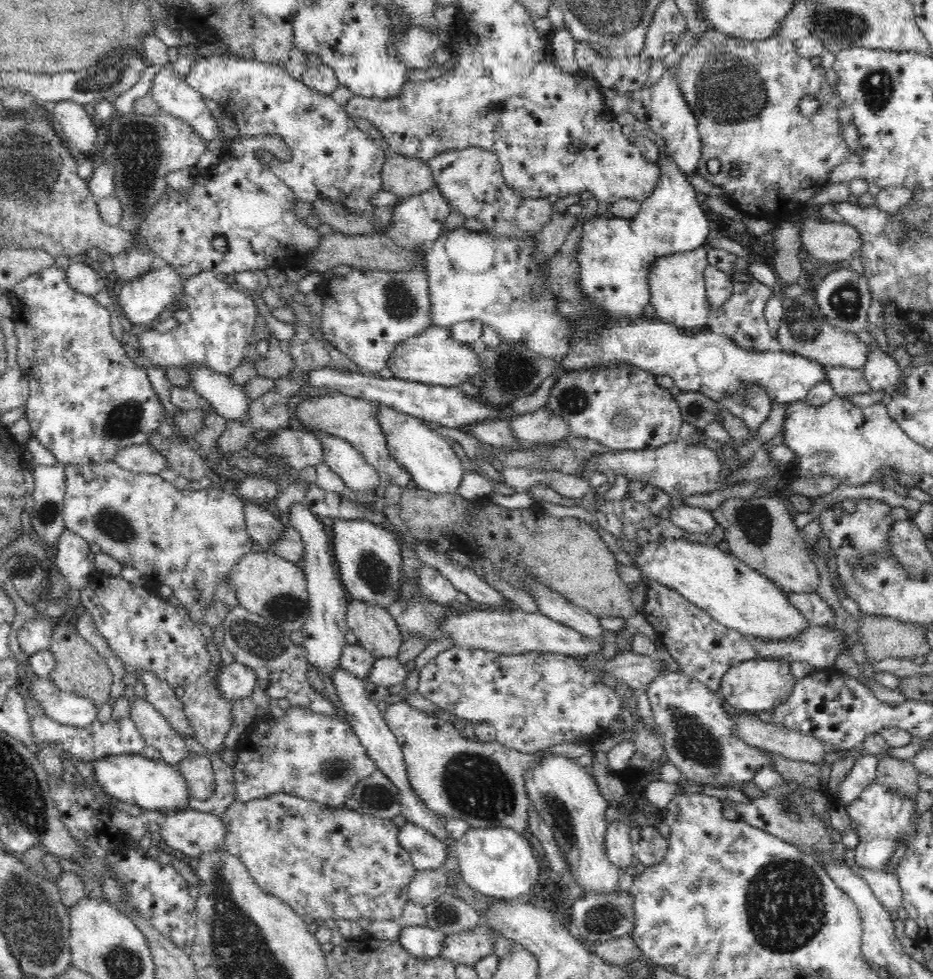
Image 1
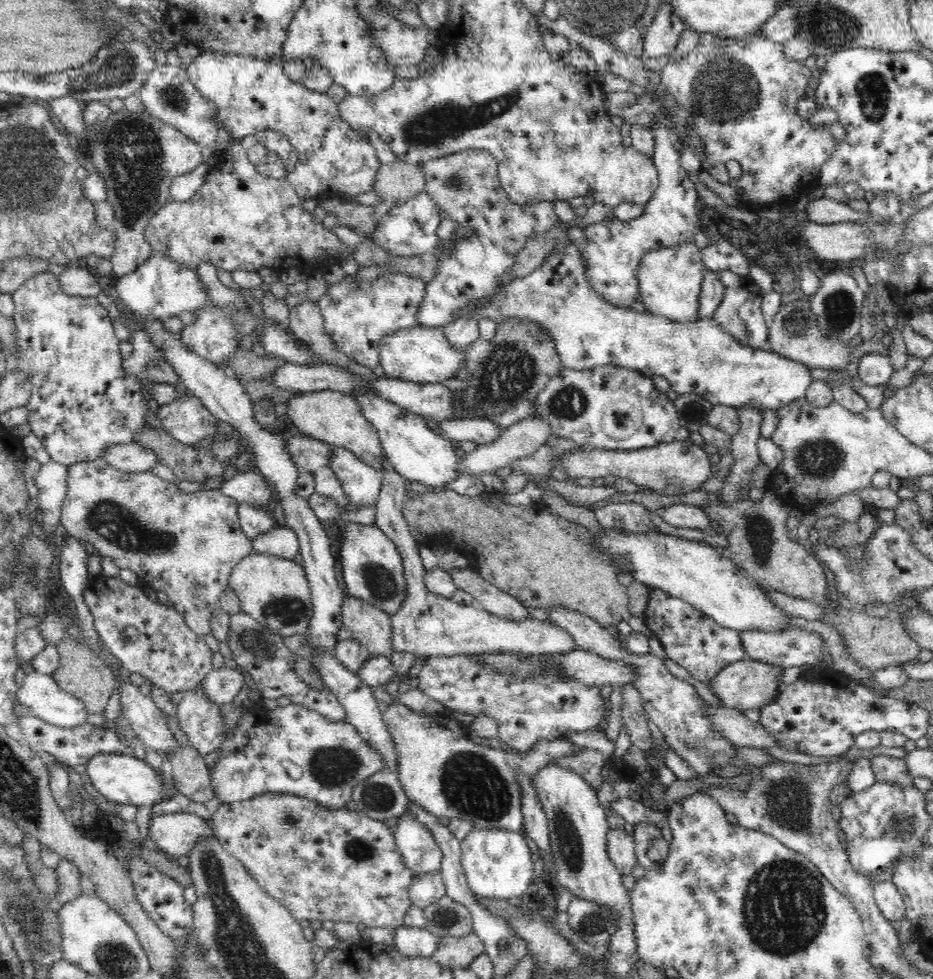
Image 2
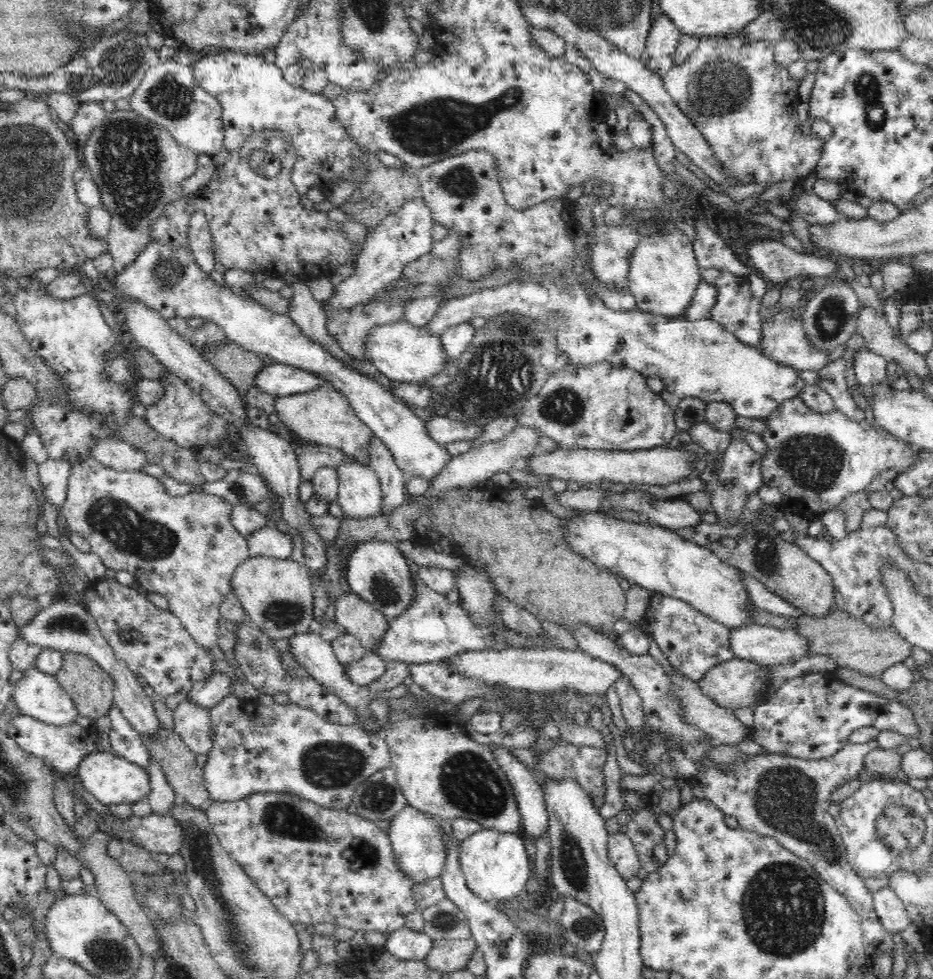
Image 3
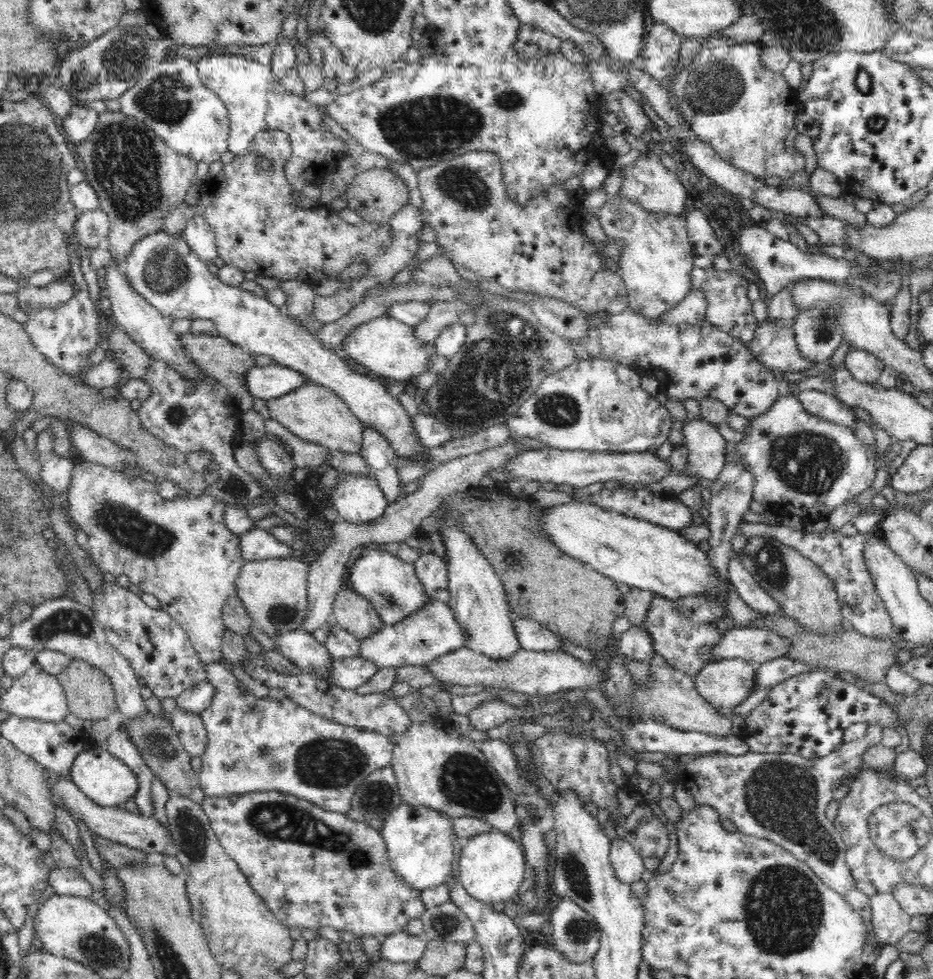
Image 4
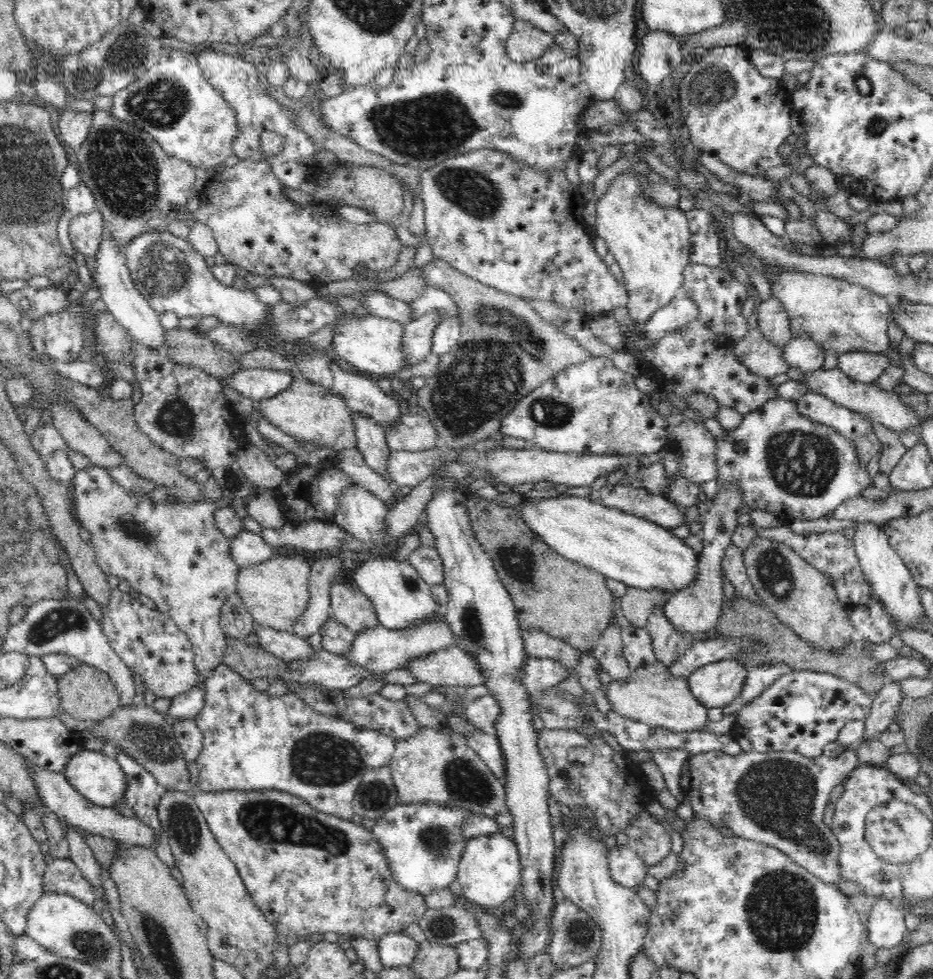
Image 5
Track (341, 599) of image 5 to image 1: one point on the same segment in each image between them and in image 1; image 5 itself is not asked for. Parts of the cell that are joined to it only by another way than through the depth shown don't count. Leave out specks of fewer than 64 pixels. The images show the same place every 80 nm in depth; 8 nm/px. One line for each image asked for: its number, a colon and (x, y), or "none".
1: (376, 630)
2: (371, 627)
3: (360, 619)
4: (353, 613)

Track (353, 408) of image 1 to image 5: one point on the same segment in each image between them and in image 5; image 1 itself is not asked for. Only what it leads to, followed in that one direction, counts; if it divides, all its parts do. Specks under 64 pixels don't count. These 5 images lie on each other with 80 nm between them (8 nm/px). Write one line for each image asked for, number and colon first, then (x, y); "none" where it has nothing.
2: (333, 417)
3: (324, 416)
4: (314, 413)
5: (307, 411)

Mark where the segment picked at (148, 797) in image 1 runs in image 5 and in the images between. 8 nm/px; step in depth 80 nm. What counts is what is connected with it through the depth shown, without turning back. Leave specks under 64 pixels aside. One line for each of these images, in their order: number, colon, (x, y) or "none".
2: (124, 779)
3: (111, 779)
4: (105, 779)
5: (98, 777)

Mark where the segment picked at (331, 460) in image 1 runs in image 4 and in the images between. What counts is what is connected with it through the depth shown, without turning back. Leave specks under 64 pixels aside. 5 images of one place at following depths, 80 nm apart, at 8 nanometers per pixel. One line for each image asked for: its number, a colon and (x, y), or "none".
2: (361, 483)
3: (359, 493)
4: (359, 499)

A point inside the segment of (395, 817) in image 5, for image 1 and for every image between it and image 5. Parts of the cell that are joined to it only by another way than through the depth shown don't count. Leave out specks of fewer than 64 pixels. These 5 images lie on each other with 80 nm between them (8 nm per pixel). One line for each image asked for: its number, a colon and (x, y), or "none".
1: (427, 853)
2: (421, 853)
3: (419, 849)
4: (420, 840)

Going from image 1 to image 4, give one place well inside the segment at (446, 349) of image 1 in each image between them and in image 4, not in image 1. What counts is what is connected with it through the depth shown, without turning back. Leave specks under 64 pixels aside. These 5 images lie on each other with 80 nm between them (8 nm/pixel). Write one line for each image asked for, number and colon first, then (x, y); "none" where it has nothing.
2: (421, 354)
3: (402, 352)
4: (387, 347)

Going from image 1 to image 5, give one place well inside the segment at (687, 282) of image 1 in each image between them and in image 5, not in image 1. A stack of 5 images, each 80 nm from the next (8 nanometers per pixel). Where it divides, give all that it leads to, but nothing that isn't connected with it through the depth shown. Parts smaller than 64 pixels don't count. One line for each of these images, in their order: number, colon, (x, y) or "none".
2: (669, 279)
3: (663, 275)
4: (656, 258)
5: (650, 242)

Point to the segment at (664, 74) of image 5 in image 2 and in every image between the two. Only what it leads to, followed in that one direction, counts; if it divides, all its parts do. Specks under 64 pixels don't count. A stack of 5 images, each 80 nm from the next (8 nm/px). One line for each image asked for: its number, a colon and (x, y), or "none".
2: (665, 31)
3: (663, 39)
4: (661, 48)

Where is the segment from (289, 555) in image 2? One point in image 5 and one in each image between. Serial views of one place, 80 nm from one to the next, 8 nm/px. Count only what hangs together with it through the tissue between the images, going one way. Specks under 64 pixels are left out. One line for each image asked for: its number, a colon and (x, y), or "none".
3: (267, 541)
4: (257, 544)
5: (247, 548)

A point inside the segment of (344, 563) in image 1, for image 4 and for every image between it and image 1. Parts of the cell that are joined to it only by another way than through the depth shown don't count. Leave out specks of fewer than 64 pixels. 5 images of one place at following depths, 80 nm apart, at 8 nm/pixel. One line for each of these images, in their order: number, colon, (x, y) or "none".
2: (373, 570)
3: (377, 572)
4: (390, 584)

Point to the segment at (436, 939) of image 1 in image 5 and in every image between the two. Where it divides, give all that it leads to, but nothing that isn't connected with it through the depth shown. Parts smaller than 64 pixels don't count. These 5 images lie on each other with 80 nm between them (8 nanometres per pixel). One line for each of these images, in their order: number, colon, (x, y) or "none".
2: (414, 942)
3: (403, 943)
4: (400, 946)
5: (395, 949)

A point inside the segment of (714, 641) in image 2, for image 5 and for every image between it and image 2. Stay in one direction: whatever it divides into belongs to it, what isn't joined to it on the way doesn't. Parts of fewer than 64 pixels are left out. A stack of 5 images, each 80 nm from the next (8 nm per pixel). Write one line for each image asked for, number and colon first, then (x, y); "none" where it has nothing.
3: (694, 643)
4: (684, 646)
5: (669, 644)

